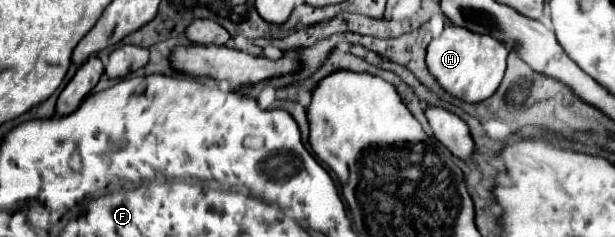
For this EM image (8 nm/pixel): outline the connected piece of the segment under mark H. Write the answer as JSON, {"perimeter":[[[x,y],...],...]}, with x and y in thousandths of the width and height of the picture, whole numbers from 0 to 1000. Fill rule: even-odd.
{"perimeter":[[[748,110],[722,118],[712,160],[702,160],[696,186],[693,270],[702,321],[715,346],[715,363],[732,388],[735,405],[754,430],[784,430],[807,388],[813,338],[823,295],[826,203],[820,177],[800,152],[780,152]]]}

